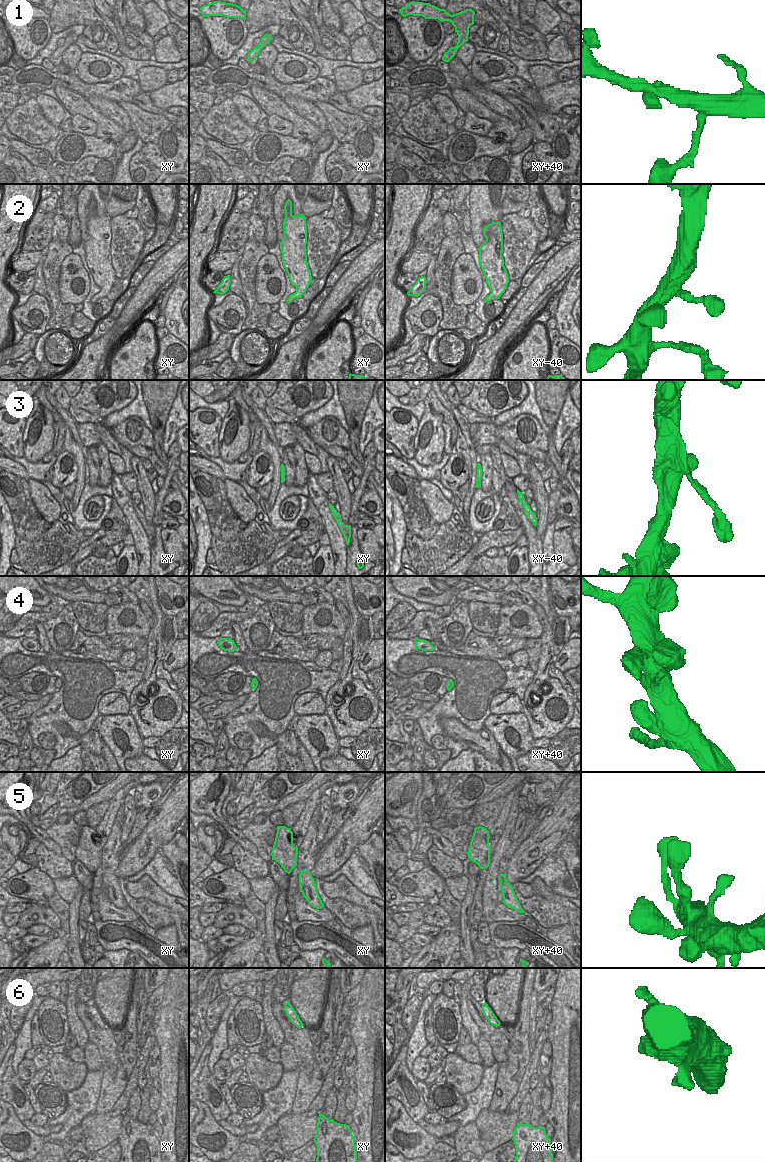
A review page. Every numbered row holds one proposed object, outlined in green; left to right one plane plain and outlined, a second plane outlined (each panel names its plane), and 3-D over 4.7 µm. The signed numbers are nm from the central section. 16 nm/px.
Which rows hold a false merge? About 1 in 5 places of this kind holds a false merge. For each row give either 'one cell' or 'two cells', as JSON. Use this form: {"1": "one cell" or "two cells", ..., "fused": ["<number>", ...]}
{"1": "one cell", "2": "one cell", "3": "one cell", "4": "one cell", "5": "one cell", "6": "one cell", "fused": []}

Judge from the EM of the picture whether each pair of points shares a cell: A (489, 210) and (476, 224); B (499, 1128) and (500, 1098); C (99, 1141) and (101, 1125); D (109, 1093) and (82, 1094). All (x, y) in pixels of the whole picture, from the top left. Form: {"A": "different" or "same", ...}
{"A": "same", "B": "different", "C": "same", "D": "different"}

